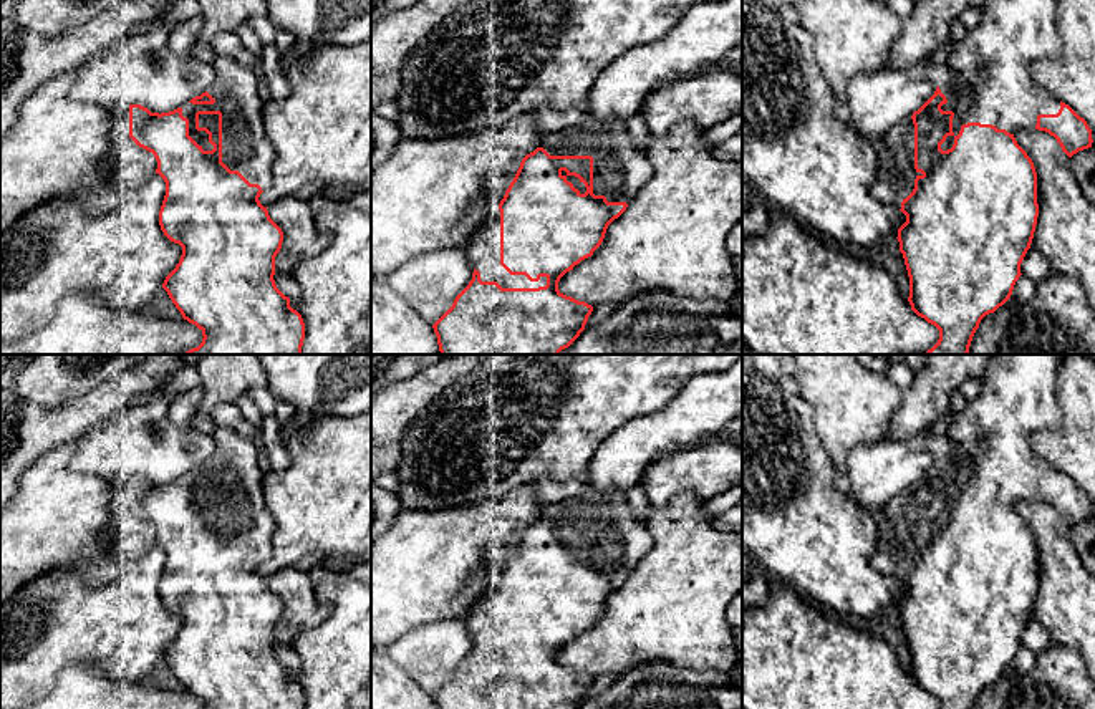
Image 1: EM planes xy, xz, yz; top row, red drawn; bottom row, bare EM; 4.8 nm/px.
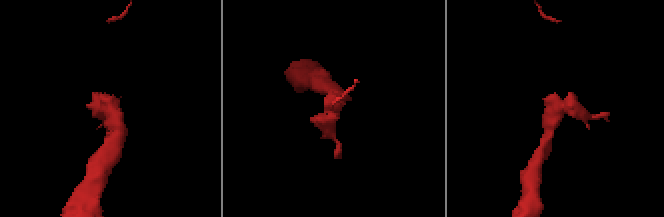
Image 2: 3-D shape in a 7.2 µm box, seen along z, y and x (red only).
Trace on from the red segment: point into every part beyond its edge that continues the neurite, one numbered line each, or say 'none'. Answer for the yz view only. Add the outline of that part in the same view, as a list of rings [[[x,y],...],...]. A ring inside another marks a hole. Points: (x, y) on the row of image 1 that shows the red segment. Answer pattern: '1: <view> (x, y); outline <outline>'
1: yz (993, 85); outline [[[986,0],[979,23],[954,43],[946,61],[954,80],[939,88],[948,99],[941,109],[954,113],[954,134],[946,137],[941,149],[951,149],[967,123],[992,124],[1014,134],[1034,129],[1039,114],[1057,114],[1060,101],[1034,81],[1030,65],[1057,58],[1060,48],[1059,0]]]

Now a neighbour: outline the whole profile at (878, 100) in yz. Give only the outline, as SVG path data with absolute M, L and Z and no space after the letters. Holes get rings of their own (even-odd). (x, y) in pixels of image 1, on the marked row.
M921 61L908 70L883 68L853 76L847 84L850 126L880 141L903 119L913 116L939 86L954 80L948 65Z

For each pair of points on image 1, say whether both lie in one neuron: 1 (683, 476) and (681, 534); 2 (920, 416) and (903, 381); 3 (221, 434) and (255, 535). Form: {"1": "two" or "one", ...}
{"1": "two", "2": "two", "3": "one"}

